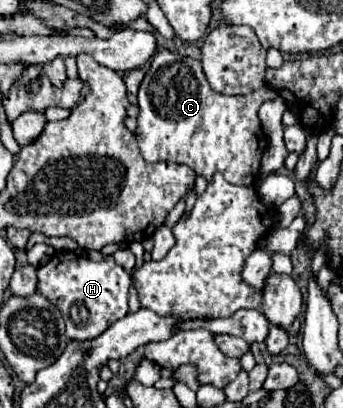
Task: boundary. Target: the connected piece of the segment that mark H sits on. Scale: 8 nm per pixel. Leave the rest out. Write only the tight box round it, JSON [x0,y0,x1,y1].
[37,253,131,341]

